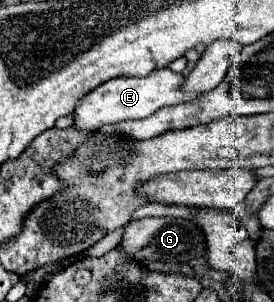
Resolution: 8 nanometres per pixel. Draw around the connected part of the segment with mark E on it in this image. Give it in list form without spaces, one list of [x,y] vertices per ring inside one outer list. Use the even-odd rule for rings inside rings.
[[[164,67],[162,71],[152,71],[146,77],[110,79],[80,99],[78,107],[74,107],[74,111],[72,111],[72,115],[74,115],[72,127],[78,131],[96,133],[96,131],[100,131],[102,125],[114,125],[114,123],[120,123],[126,119],[144,119],[144,117],[152,115],[154,111],[158,111],[160,107],[194,101],[198,97],[196,93],[186,93],[186,91],[178,89],[182,85],[182,81],[184,81],[184,77],[170,71],[168,67]]]

